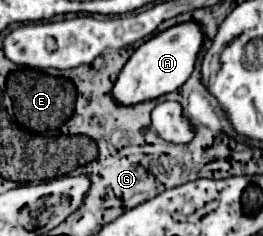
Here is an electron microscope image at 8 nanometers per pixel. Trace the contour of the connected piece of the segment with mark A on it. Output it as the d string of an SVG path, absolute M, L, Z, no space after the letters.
M194 21L170 27L154 35L150 41L146 41L134 51L134 55L120 71L112 87L112 99L118 105L138 105L176 91L190 77L200 47L202 47L202 31Z

